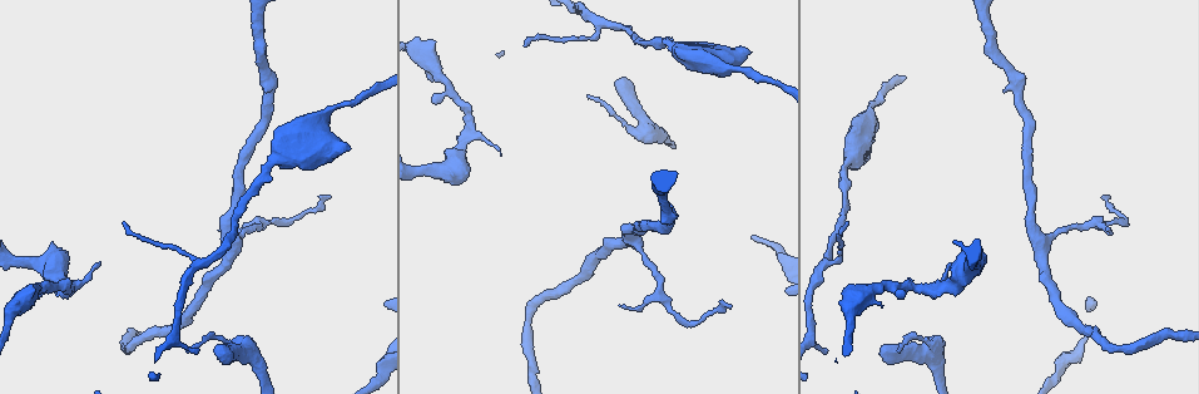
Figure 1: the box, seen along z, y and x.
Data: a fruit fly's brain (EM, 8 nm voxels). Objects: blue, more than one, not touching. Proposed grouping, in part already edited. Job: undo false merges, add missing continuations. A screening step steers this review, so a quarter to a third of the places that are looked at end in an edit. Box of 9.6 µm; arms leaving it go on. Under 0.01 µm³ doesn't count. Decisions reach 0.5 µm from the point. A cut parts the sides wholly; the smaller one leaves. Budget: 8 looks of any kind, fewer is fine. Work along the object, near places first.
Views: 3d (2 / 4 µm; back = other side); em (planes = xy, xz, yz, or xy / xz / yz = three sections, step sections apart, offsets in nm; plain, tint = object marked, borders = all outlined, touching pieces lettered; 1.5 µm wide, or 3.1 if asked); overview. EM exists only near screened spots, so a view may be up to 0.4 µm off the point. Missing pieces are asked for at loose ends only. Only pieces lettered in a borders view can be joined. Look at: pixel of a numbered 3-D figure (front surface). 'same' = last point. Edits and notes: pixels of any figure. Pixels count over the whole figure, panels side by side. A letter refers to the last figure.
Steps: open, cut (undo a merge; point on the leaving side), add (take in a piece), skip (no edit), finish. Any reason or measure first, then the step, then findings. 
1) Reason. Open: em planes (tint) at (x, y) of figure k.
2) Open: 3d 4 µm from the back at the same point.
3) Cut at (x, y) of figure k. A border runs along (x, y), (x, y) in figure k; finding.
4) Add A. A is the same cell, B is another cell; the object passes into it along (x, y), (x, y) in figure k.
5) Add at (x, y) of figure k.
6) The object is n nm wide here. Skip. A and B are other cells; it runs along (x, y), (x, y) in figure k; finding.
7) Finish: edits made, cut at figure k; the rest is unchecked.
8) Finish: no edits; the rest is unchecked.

Sudden change in width. Open: em xy step 8 (tint) at (1054, 377) of figure 1.

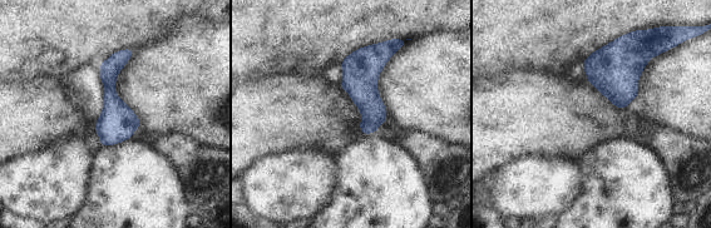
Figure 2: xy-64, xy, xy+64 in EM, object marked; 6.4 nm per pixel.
Cut it another way. Open: em planes (borders) at the same point.

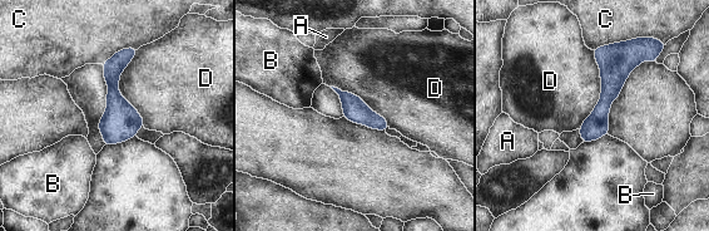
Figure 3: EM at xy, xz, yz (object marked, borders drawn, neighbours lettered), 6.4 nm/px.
Skip. A, B, C and D are other cells; a border runs along (594, 50), (600, 99), (579, 128) in figure 3; one neuron here.

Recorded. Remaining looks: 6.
An open end. Open: em planes (borders) at (197, 348) of figure 1.

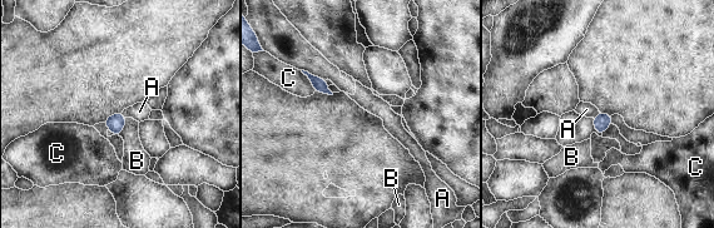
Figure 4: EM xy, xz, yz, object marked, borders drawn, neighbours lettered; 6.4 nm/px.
Skip. A, B and C are other cells; a border runs along (600, 113), (593, 118) in figure 4; none of them fits.

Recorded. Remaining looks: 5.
Open: em yz step 8 (tint) at (901, 289) of figure 1.

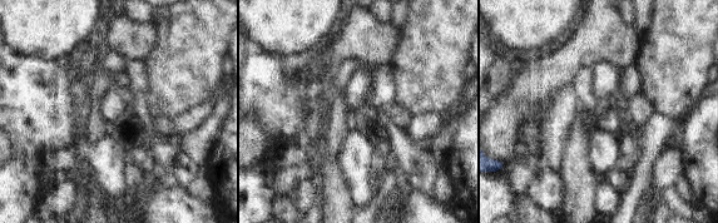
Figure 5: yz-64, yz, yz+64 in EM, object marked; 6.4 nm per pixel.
Open: em planes (borders) at the same point.

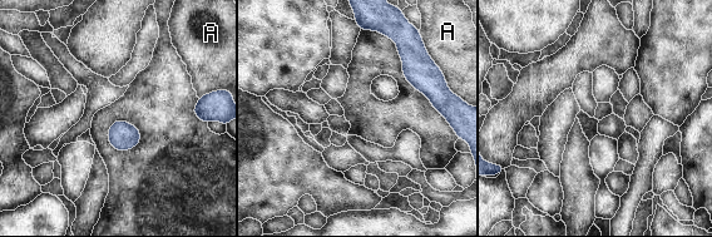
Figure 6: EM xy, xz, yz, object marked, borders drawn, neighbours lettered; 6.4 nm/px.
The object is 180 nm wide here. Skip. A is another cell; a border runs along (421, 40), (429, 57), (438, 67) in figure 6; no lettered piece goes on from it.

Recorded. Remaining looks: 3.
Finish: no edits; the rest is unchecked.

